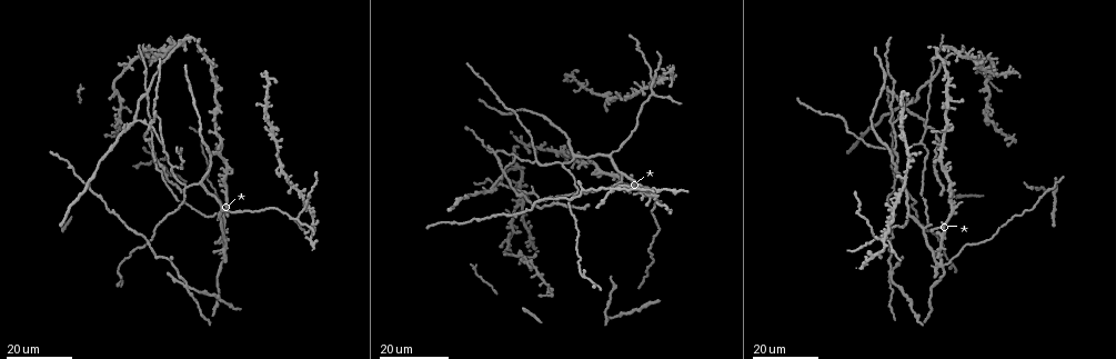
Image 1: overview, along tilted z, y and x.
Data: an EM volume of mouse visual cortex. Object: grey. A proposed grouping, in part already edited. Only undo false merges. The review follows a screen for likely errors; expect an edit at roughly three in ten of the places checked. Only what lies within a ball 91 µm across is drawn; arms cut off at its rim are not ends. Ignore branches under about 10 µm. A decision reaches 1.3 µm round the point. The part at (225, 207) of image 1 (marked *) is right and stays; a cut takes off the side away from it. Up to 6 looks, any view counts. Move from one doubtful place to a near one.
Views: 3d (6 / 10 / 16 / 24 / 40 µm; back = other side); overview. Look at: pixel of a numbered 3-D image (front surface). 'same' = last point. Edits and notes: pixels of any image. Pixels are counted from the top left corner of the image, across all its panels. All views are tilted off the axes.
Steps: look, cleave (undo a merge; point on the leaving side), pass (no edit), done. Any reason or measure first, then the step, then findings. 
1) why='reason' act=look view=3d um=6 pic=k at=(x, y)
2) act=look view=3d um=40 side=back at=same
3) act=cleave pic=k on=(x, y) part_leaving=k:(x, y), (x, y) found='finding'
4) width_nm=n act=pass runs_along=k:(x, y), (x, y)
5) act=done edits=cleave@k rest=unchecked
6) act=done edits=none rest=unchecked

why='arms part here' act=look view=3d um=16 pic=1 at=(926, 226)

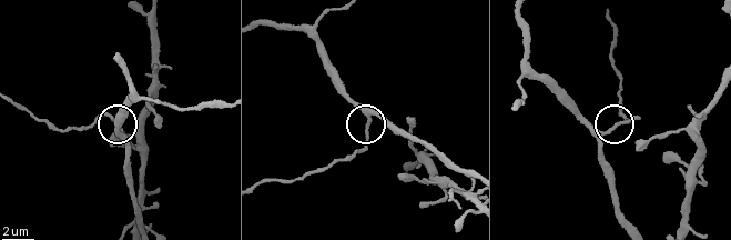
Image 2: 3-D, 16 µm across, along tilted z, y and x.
act=look view=3d um=6 pic=2 at=(369, 118)

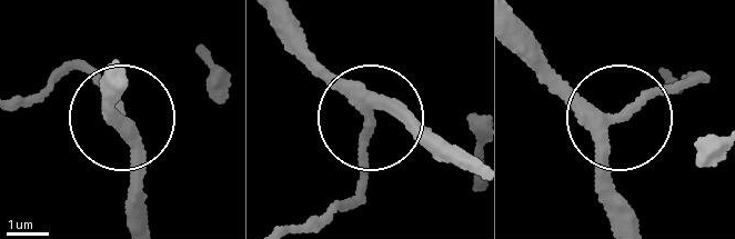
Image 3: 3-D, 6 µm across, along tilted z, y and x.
side_arm_um=17 act=pass runs_along=3:(623, 222), (608, 180), (613, 126), (698, 76) found='one neuron here'

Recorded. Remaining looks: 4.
why='looks like a crossing' act=look view=3d um=24 pic=1 at=(931, 81)

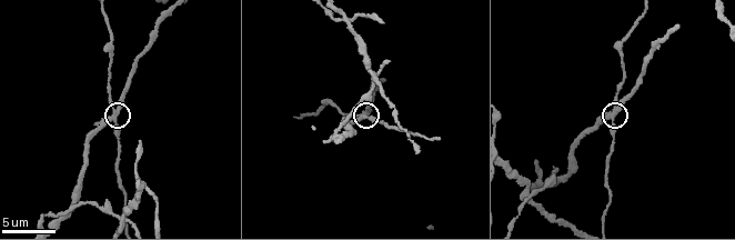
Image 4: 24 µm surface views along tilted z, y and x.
act=look view=3d um=10 pic=4 at=(613, 116)

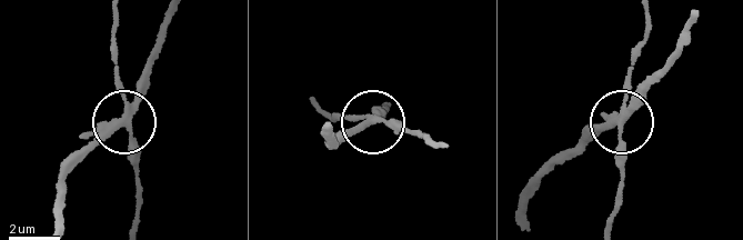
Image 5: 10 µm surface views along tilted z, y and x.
why='zoom in' act=look view=3d um=6 pic=5 at=(125, 121)

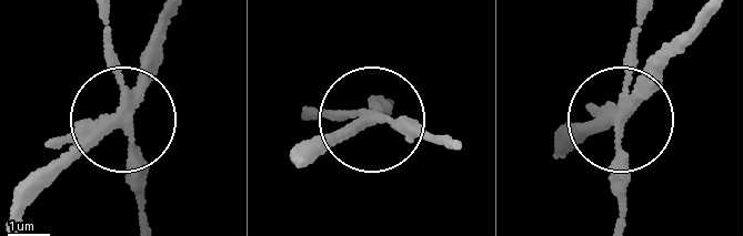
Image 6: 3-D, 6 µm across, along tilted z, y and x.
width_nm=240 act=cleave pic=6 on=(153, 58) part_leaving=6:(122, 115), (88, 132), (24, 216) found='two neurons meet here'

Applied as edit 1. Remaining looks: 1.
act=done edits=cleave@6 rest=unchecked

